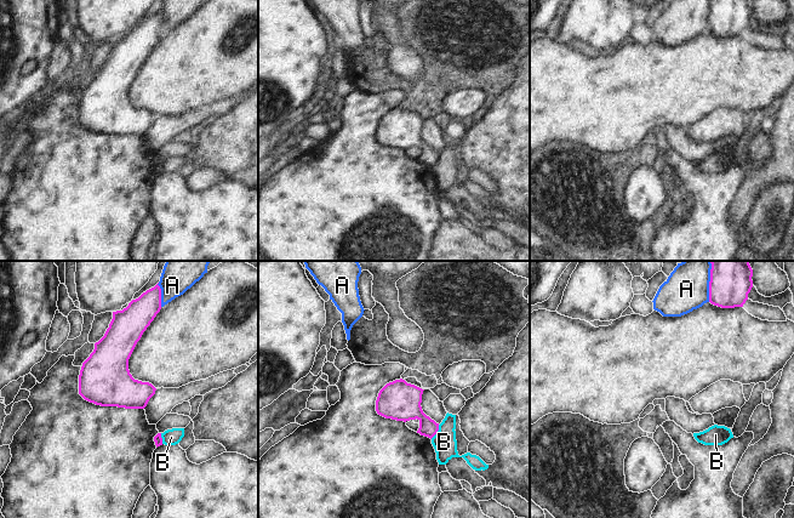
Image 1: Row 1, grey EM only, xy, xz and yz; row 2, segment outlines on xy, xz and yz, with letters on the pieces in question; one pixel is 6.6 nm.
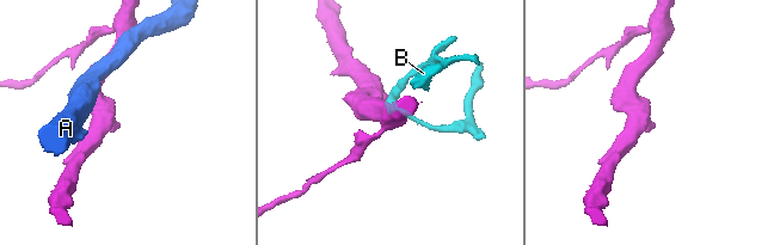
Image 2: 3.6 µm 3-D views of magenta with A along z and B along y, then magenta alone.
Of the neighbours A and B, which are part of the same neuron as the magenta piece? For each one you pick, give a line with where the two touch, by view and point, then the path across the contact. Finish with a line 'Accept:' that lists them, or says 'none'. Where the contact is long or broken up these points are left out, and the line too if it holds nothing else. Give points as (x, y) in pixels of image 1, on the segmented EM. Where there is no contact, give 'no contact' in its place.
Accept: none

